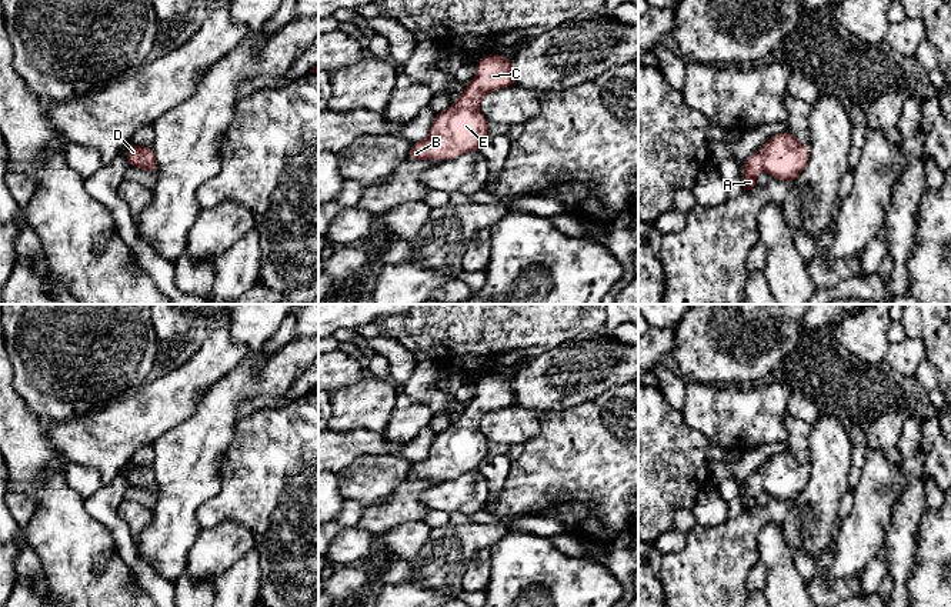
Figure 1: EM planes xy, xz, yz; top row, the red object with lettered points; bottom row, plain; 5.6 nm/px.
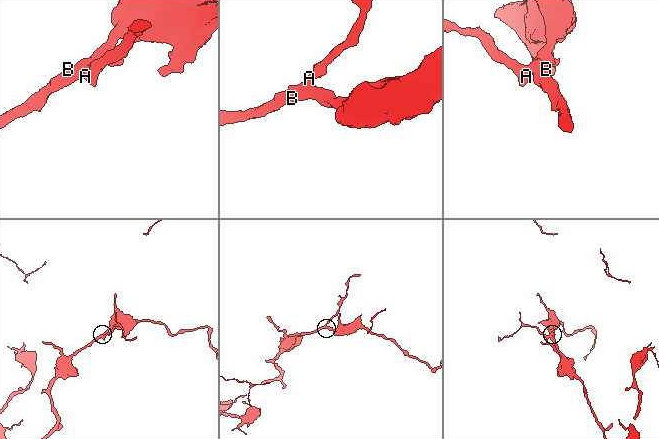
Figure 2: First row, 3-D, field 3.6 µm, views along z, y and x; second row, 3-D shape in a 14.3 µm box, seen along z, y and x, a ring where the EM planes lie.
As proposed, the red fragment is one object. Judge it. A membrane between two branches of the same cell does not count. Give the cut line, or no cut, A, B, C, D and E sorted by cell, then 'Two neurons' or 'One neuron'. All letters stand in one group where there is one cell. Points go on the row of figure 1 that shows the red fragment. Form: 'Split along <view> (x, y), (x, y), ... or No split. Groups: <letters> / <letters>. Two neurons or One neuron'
No split. Groups: A B C D E. One neuron

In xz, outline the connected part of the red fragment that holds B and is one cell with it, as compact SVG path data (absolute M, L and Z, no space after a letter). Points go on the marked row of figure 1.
M484 54L477 63L474 79L466 86L461 94L457 96L457 103L446 110L436 113L428 134L418 143L413 143L407 154L407 160L450 160L464 153L478 151L481 141L490 139L488 121L477 110L480 100L491 91L511 87L515 84L513 63L501 54Z

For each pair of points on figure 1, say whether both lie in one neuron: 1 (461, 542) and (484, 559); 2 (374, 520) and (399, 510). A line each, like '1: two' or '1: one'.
1: two
2: one

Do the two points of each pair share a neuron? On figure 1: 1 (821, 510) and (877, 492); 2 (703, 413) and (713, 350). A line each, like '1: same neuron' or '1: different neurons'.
1: different neurons
2: different neurons

